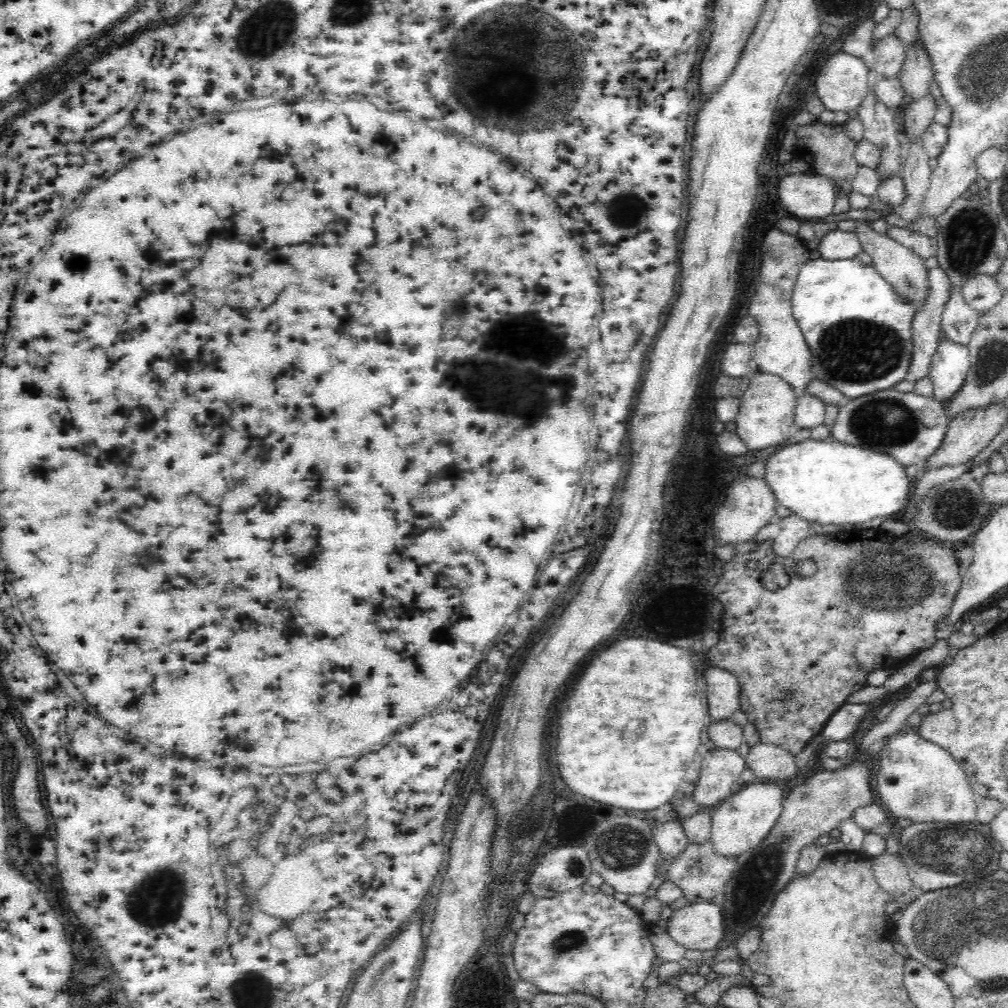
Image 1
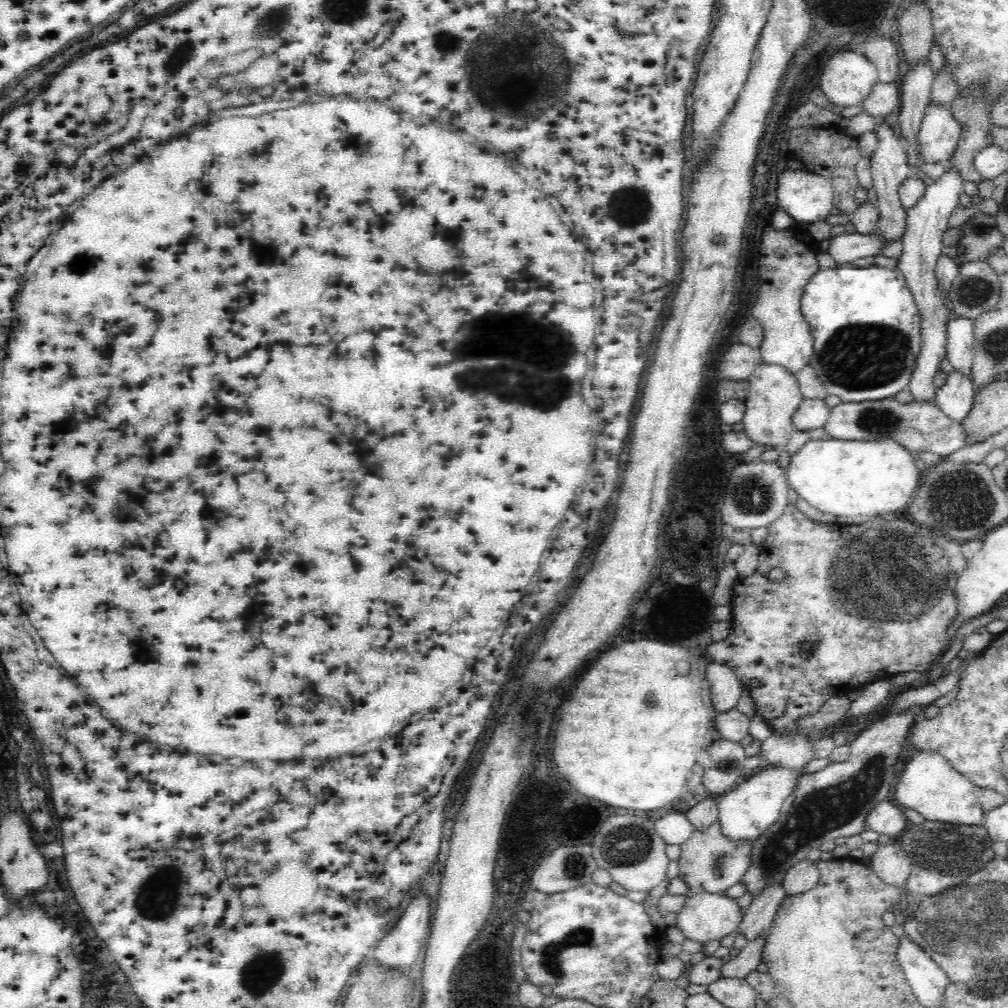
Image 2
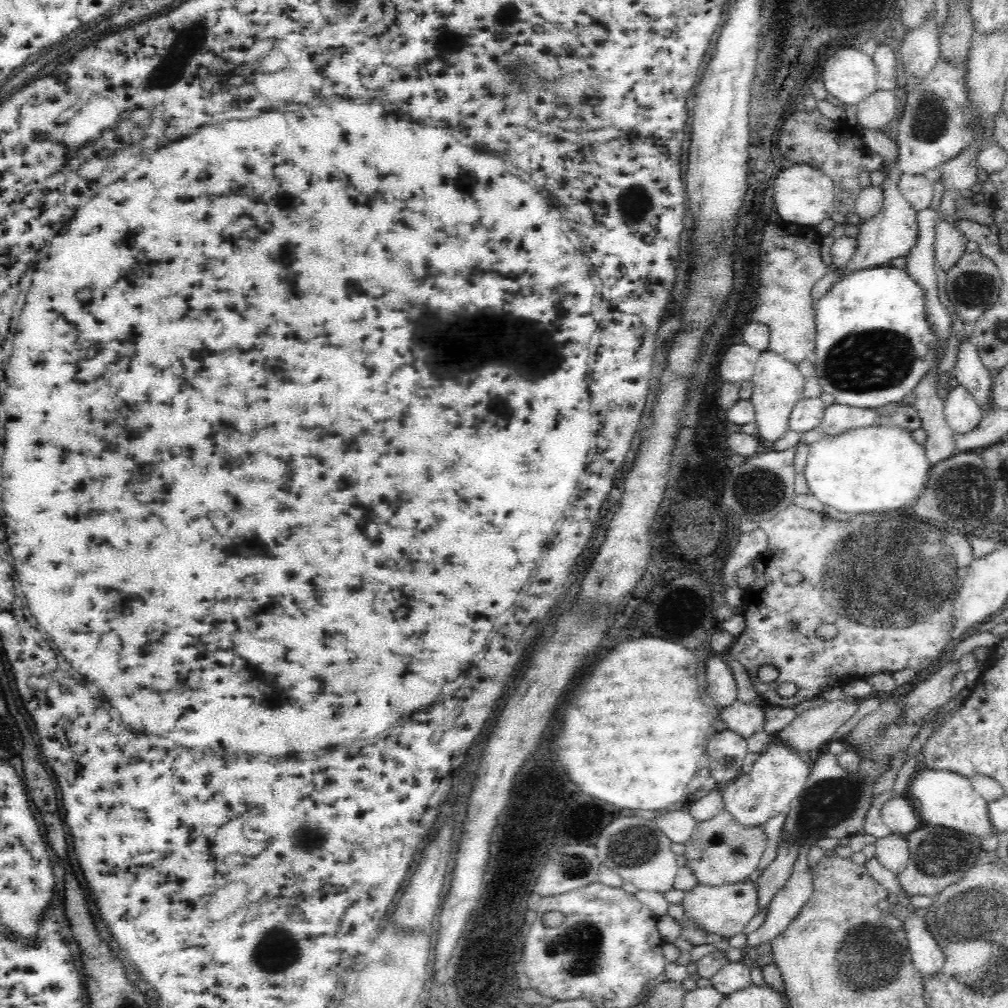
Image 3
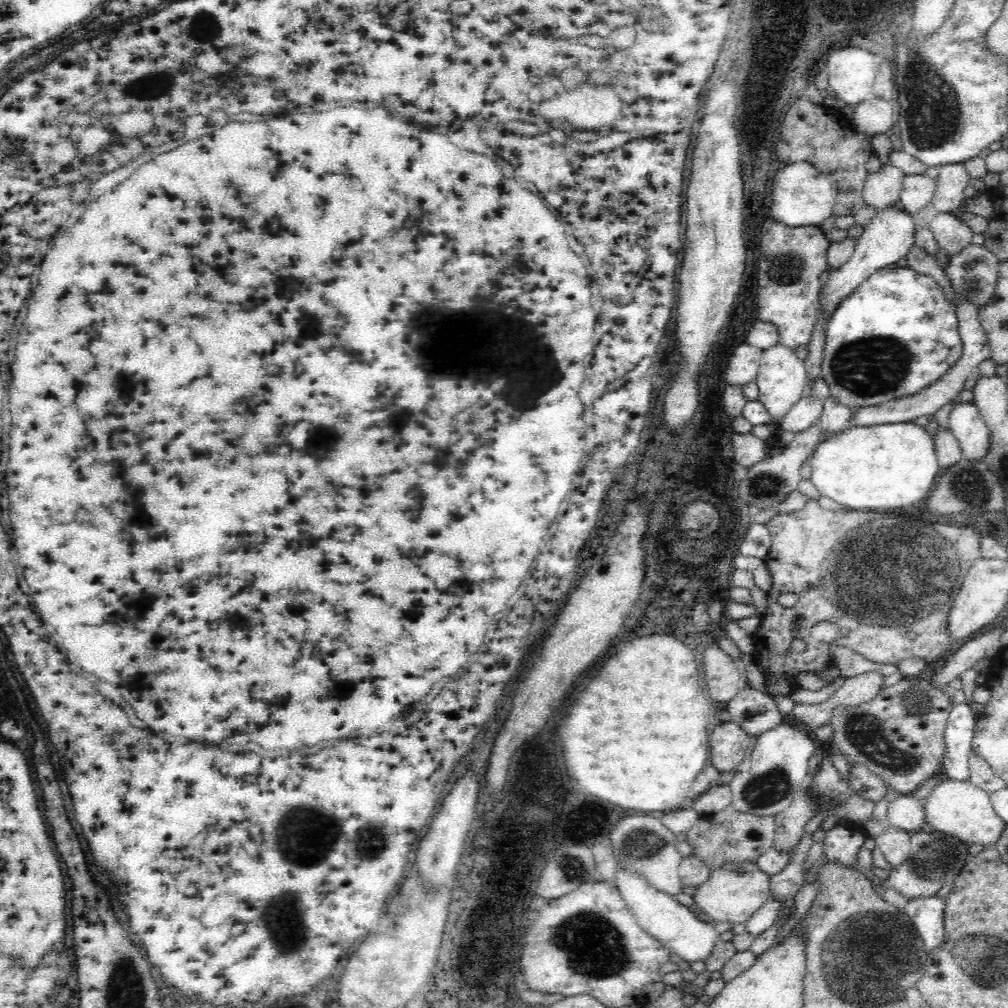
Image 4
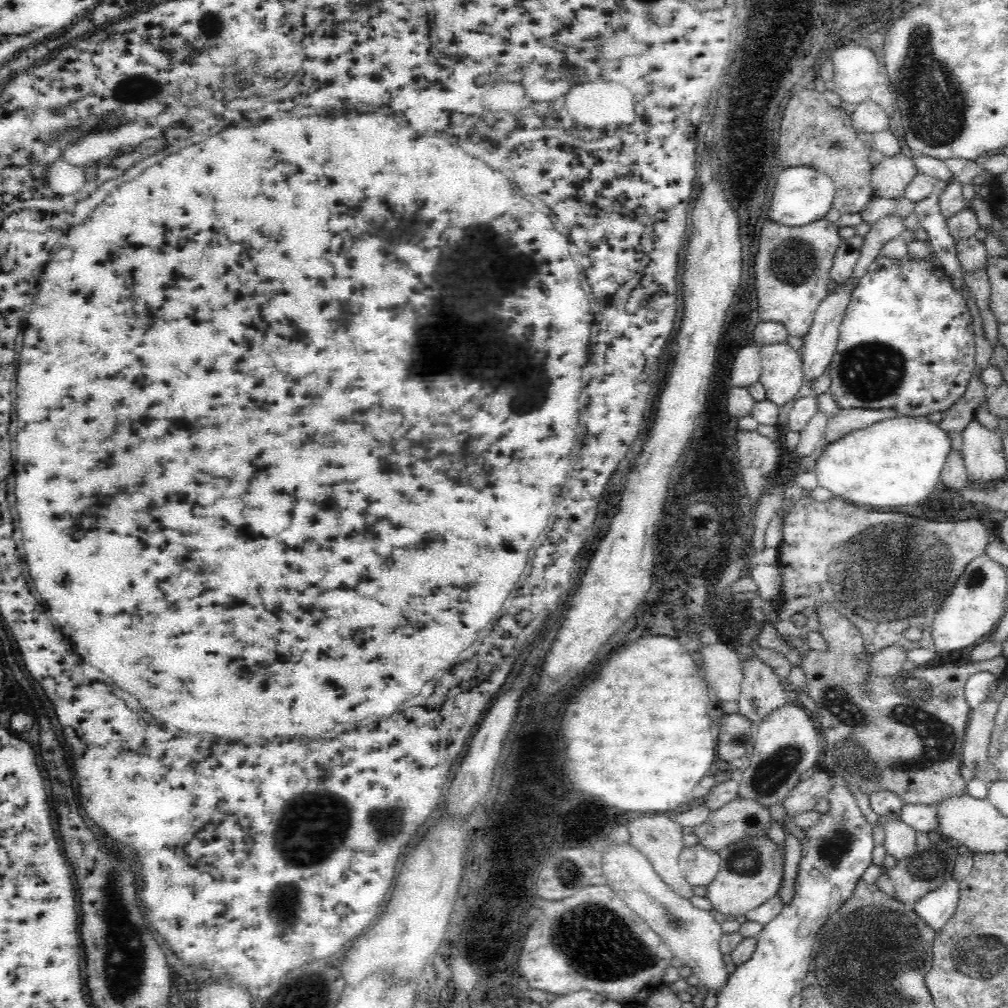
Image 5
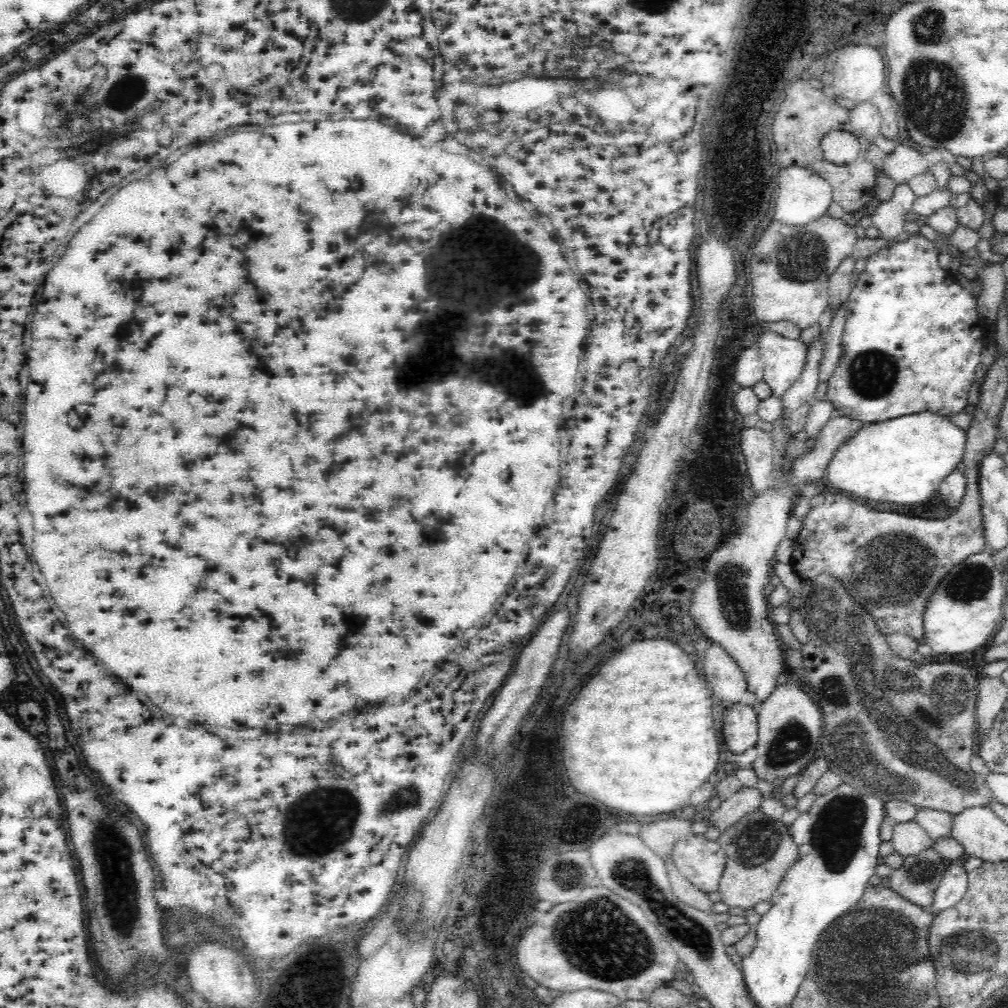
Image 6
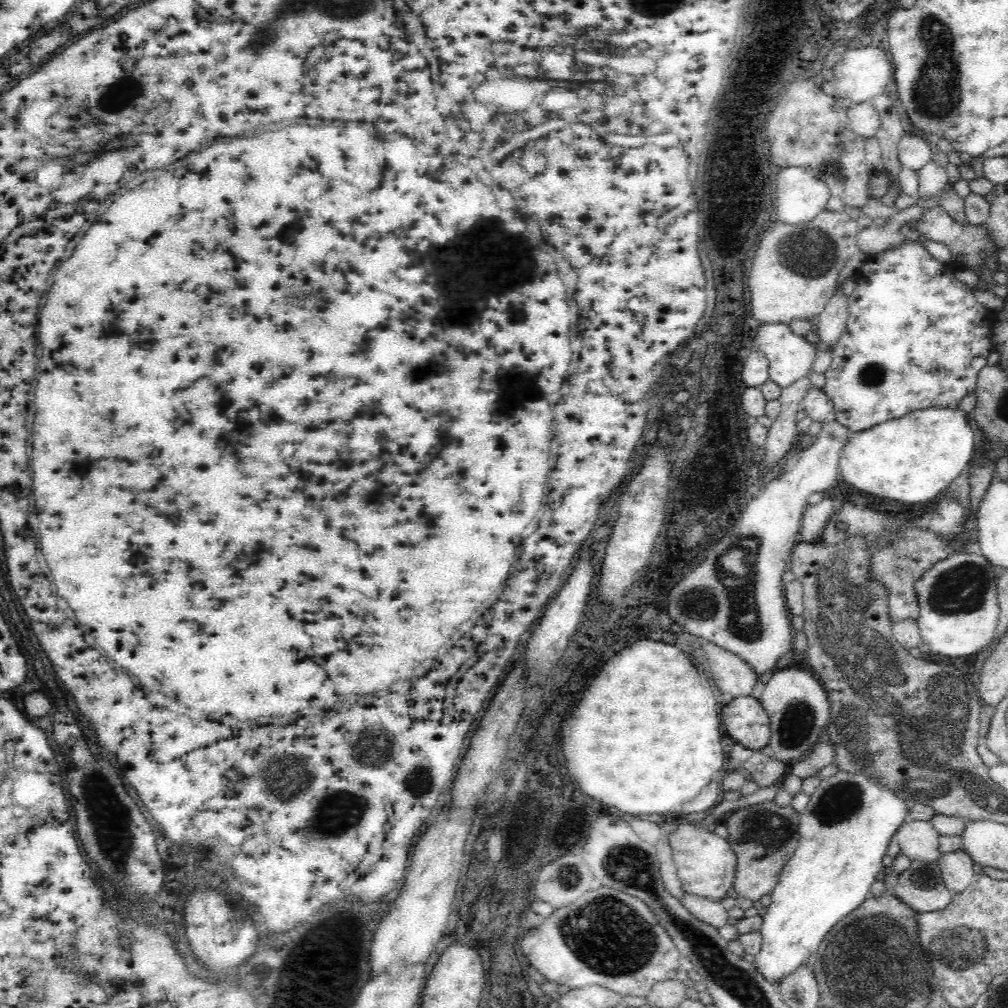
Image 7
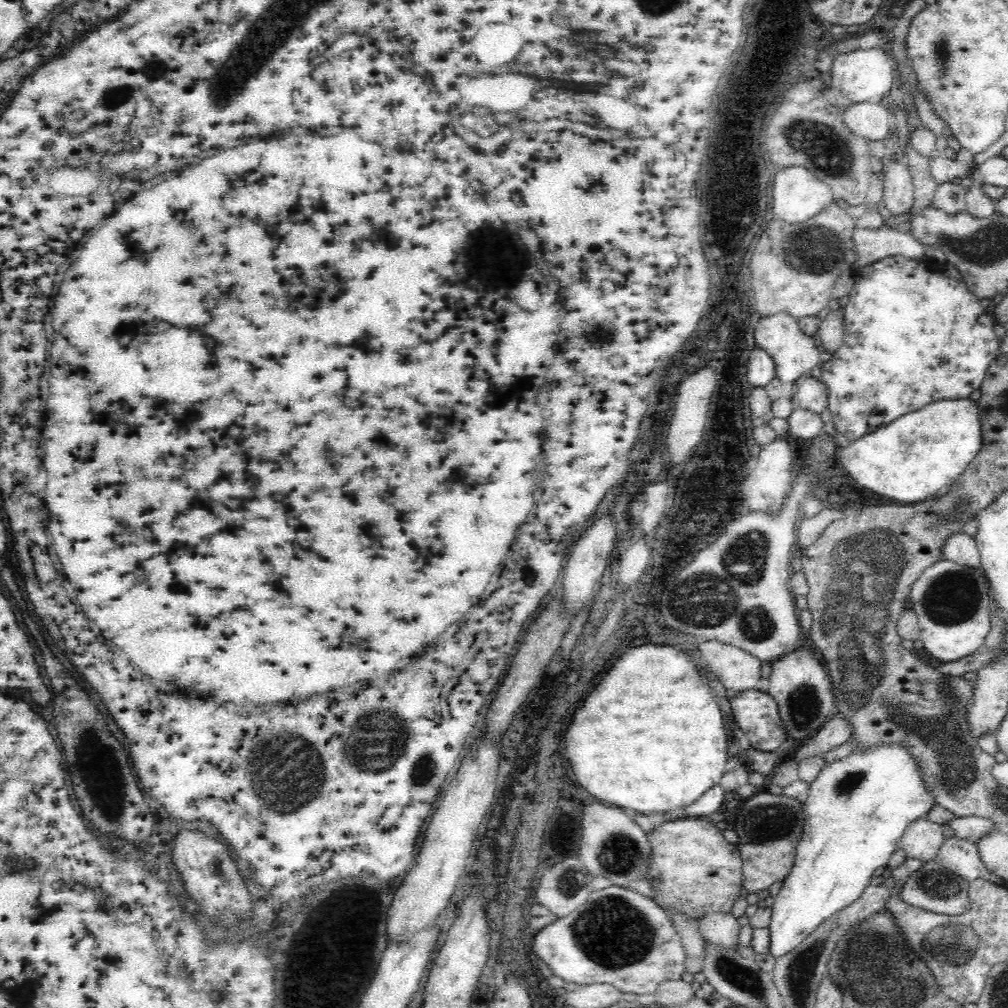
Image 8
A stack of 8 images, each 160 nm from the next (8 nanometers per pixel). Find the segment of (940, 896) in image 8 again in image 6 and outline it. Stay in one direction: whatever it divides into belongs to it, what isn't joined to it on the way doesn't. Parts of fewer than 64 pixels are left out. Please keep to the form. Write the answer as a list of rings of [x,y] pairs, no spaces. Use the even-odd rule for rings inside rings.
[[[933,847],[903,857],[902,866],[889,875],[890,889],[918,906],[928,908],[940,885],[948,860]]]

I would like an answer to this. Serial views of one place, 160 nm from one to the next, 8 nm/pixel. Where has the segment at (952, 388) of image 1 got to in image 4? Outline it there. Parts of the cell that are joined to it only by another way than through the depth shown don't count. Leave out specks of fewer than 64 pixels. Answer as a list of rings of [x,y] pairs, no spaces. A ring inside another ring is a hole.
[[[960,402],[948,415],[948,429],[961,446],[964,458],[980,460],[990,446],[988,425],[973,402]]]

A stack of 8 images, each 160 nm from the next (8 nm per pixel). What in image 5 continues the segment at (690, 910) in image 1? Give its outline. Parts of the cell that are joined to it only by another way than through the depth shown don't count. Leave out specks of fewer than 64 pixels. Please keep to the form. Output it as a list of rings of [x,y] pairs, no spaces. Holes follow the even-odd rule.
[[[768,835],[748,837],[730,843],[719,850],[720,866],[714,880],[706,886],[705,895],[712,908],[724,916],[739,917],[764,904],[779,892],[784,866],[784,852],[780,853]]]

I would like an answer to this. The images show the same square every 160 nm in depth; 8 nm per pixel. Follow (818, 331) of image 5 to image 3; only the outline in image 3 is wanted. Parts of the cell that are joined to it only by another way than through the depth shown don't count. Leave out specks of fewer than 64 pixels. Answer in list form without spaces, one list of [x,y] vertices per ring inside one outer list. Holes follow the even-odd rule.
[[[884,161],[880,170],[883,170],[884,180],[882,180],[883,202],[878,214],[872,216],[860,224],[860,232],[857,236],[857,249],[852,260],[845,265],[846,274],[854,273],[865,268],[876,268],[888,265],[892,258],[905,256],[914,246],[918,238],[918,223],[916,222],[917,211],[904,199],[900,193],[898,183],[902,176],[902,170],[896,161]]]

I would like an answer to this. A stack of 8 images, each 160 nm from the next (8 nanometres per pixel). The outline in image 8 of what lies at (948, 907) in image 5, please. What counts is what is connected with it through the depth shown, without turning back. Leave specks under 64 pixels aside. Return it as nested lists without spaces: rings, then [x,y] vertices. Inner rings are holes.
[[[956,836],[949,838],[942,843],[934,860],[948,872],[956,873],[958,877],[962,877],[966,881],[986,878],[998,885],[1003,885],[1002,879],[982,865],[978,847],[973,842]]]

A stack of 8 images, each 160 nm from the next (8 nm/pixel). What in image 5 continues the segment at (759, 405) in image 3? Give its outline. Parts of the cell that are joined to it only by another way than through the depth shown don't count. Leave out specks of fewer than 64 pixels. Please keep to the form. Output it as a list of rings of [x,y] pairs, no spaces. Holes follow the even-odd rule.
[[[786,342],[770,343],[760,348],[761,374],[765,398],[778,407],[790,402],[805,380],[801,352]]]

